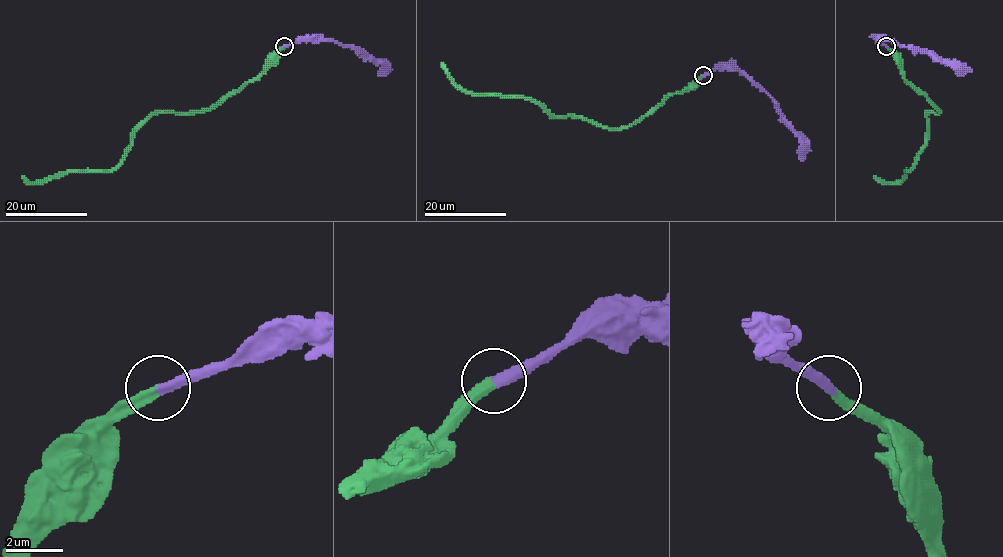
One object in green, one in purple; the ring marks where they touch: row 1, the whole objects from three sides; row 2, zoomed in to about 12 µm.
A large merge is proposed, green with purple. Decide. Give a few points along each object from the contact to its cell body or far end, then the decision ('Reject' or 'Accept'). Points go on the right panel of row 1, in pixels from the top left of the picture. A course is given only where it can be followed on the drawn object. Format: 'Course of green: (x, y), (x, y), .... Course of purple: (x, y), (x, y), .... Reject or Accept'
Course of green: (886, 46), (895, 55), (904, 77), (939, 112), (928, 114), (925, 145), (901, 179), (884, 182), (873, 176). Course of purple: (886, 46), (879, 39), (932, 51), (950, 64), (967, 67), (971, 71). Accept

